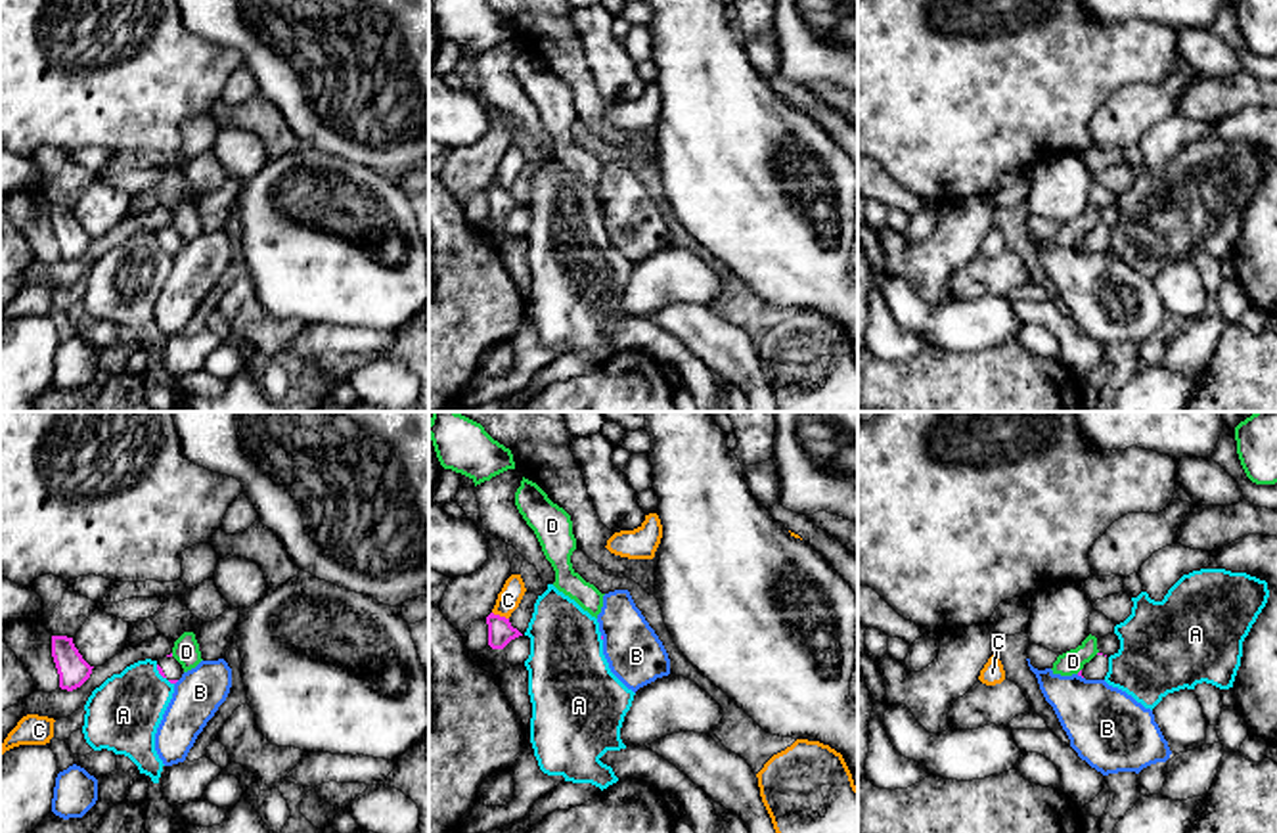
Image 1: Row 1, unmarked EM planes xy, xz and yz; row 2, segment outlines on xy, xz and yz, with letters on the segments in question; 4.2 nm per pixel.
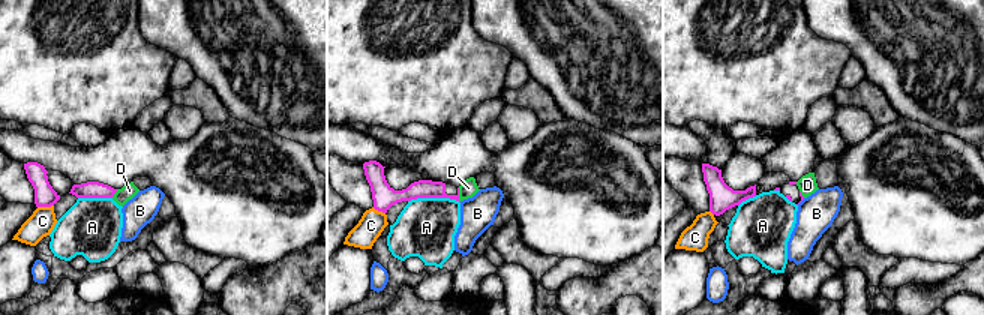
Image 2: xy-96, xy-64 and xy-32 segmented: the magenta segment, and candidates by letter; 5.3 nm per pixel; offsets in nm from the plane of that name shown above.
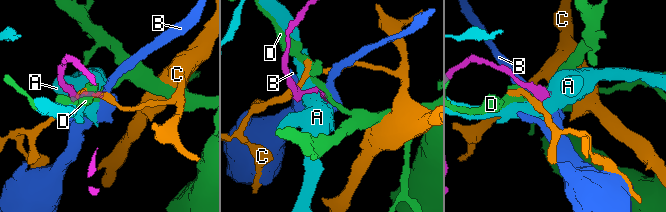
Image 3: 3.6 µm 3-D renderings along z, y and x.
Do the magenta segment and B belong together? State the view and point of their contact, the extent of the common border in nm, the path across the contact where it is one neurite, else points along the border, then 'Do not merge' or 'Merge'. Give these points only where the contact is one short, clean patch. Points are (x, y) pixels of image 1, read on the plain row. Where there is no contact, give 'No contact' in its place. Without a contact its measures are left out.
Touches magenta at yz (1080, 246). Shared border 40 nm. Boundary: yz (1076, 246), (1082, 249). Do not merge

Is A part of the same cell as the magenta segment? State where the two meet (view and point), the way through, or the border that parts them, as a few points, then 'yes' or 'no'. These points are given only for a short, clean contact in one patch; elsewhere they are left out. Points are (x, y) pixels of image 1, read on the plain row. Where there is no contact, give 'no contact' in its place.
contact xy (163, 247); border xy (156, 236), (173, 255); no

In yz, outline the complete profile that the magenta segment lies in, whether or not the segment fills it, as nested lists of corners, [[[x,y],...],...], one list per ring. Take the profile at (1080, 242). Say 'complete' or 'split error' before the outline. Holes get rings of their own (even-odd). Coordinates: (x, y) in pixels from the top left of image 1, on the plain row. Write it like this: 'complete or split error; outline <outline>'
split error; outline [[[1097,224],[1089,234],[1084,236],[1078,247],[1086,251],[1105,251],[1107,243],[1109,243],[1109,228]]]

